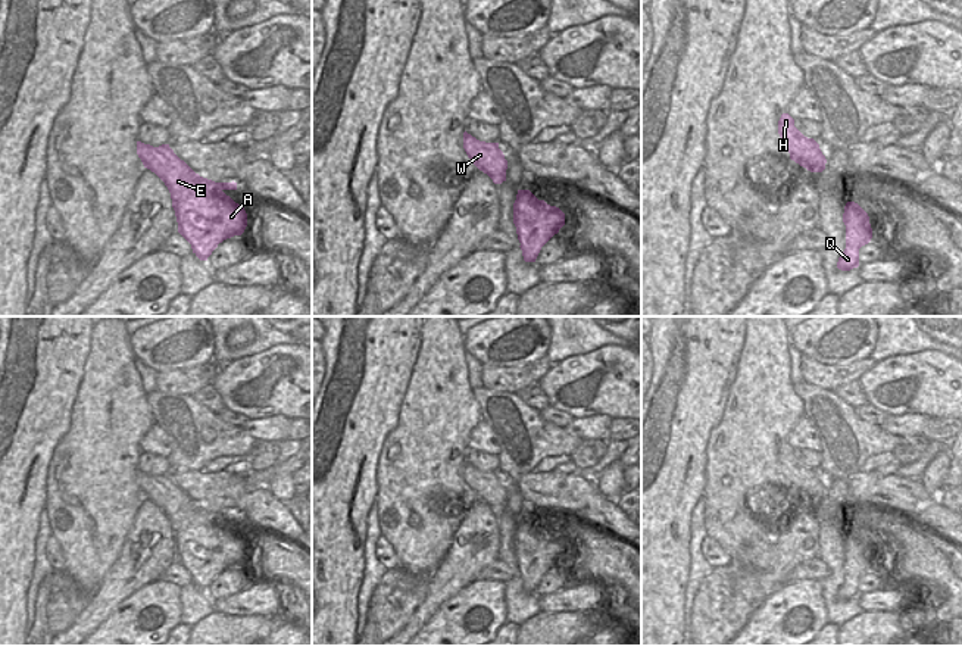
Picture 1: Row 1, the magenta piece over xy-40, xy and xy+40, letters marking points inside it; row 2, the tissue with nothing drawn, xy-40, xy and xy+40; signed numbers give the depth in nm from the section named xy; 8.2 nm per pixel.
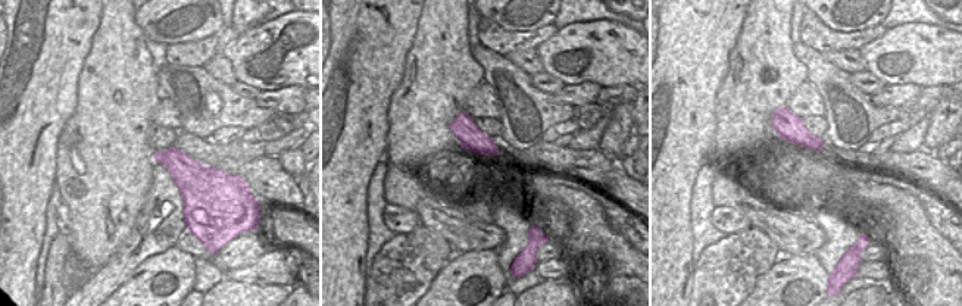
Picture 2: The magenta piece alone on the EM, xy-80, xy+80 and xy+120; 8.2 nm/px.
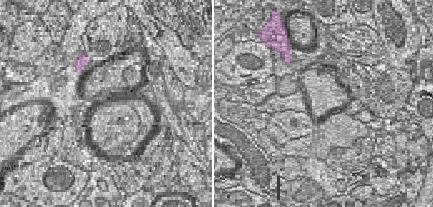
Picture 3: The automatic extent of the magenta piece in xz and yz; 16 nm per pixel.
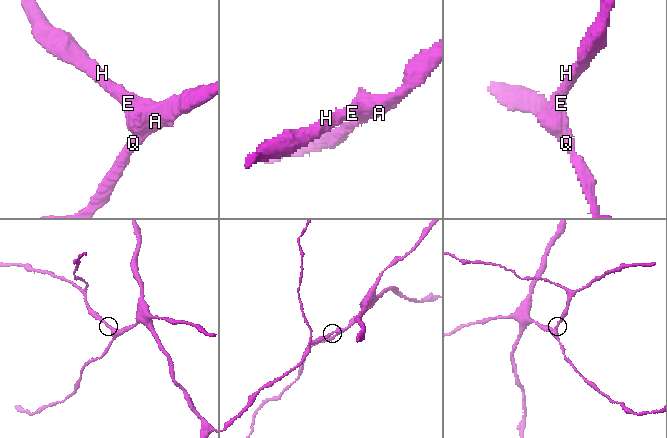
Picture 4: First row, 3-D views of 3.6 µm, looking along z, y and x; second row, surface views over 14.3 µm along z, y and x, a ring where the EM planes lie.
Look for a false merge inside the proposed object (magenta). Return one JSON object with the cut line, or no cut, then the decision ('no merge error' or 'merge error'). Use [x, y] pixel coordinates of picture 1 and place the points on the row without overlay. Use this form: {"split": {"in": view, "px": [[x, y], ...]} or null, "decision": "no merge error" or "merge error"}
{"split": null, "decision": "no merge error"}

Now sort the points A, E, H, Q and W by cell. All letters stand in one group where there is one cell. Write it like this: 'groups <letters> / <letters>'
groups A E H Q W

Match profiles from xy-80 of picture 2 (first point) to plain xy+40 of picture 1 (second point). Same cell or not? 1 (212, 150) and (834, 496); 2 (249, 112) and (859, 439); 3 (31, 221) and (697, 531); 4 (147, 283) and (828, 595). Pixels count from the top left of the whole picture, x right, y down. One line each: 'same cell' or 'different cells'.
1: different cells
2: same cell
3: different cells
4: different cells

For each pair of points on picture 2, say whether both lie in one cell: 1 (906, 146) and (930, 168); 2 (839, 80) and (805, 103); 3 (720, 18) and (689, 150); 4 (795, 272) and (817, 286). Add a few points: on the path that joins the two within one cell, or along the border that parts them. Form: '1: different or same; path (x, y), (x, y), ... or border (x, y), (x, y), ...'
1: different; border (921, 147), (912, 152), (893, 152), (889, 149)
2: different; border (808, 80), (824, 103), (824, 115)
3: same; path (692, 50), (689, 118)
4: same; path (800, 278), (811, 286)

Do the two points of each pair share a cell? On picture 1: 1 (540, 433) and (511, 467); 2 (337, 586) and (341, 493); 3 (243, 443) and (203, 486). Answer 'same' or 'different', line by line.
1: same
2: same
3: different

